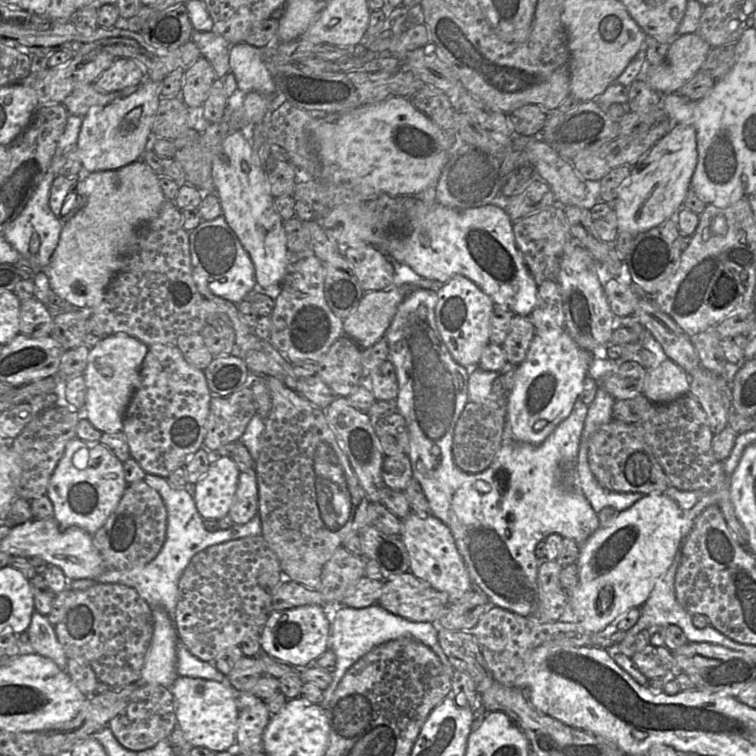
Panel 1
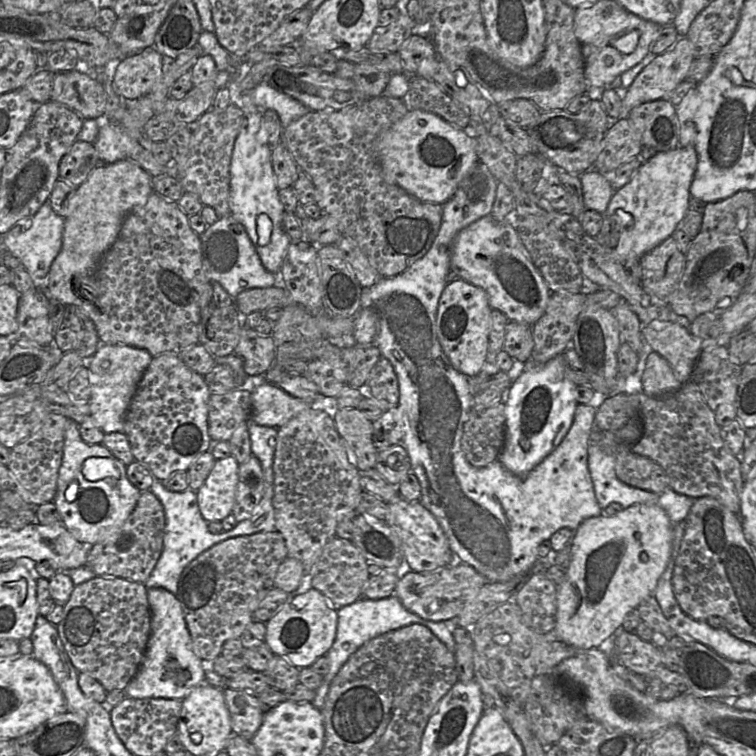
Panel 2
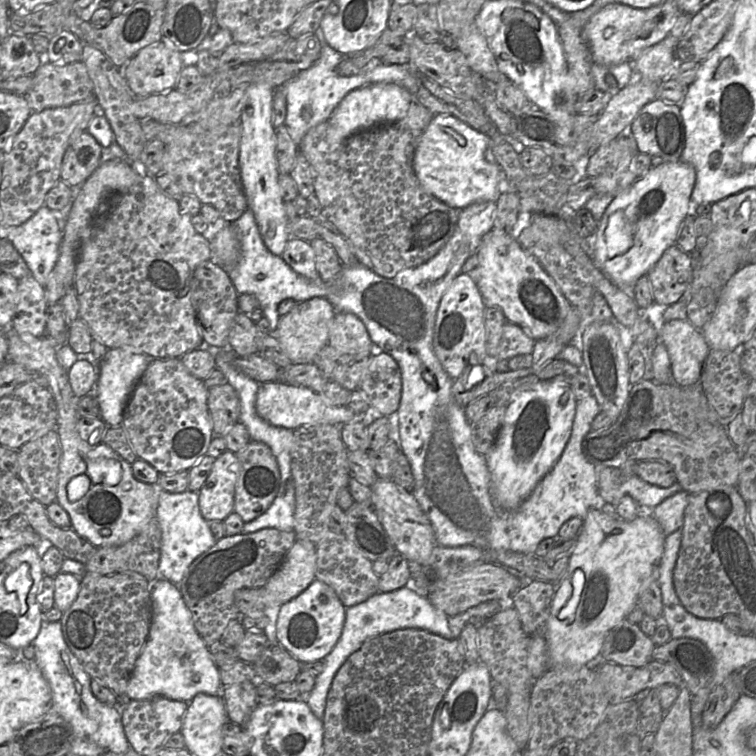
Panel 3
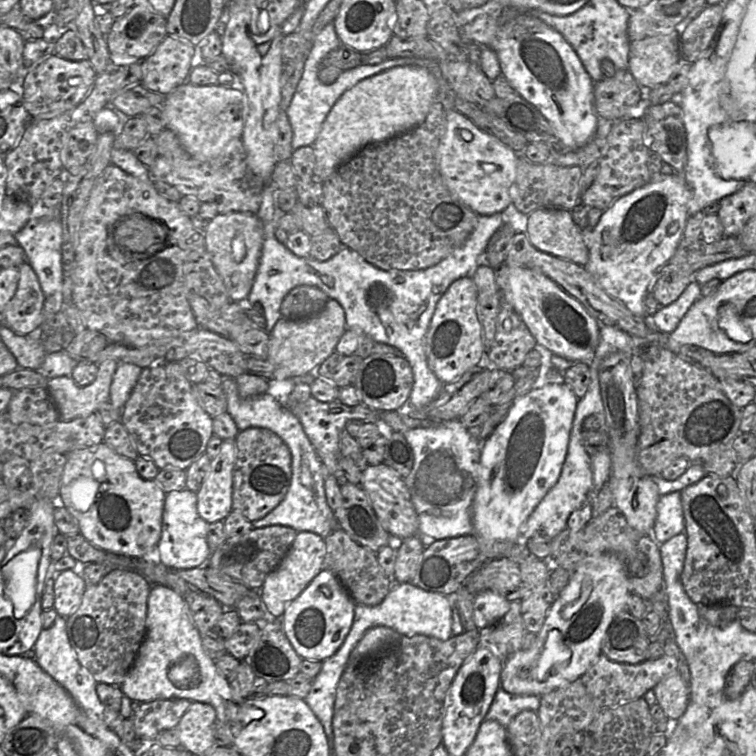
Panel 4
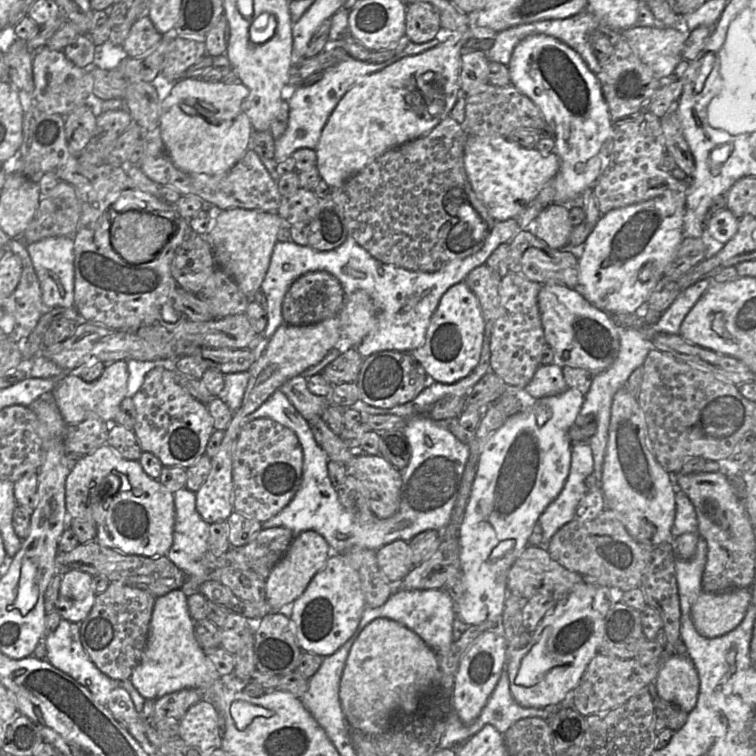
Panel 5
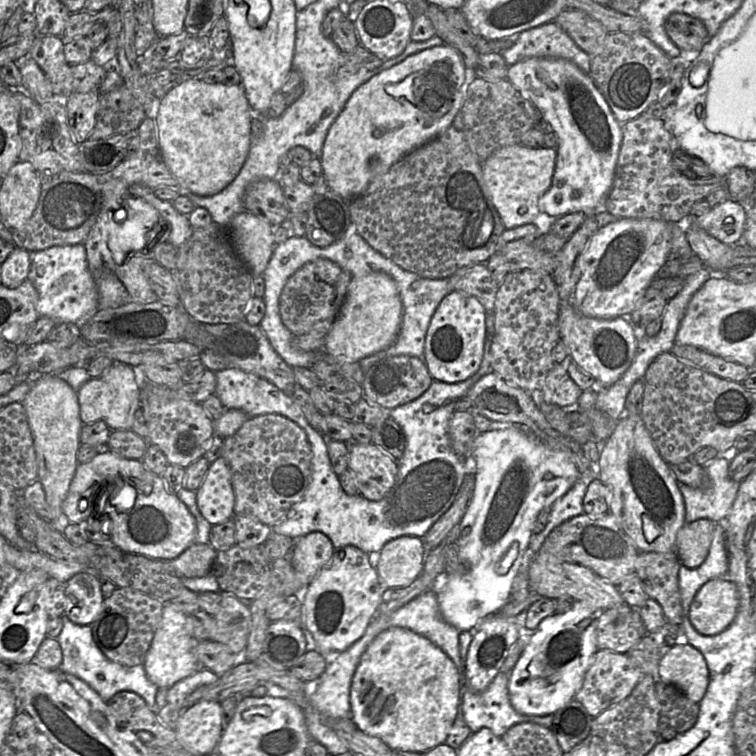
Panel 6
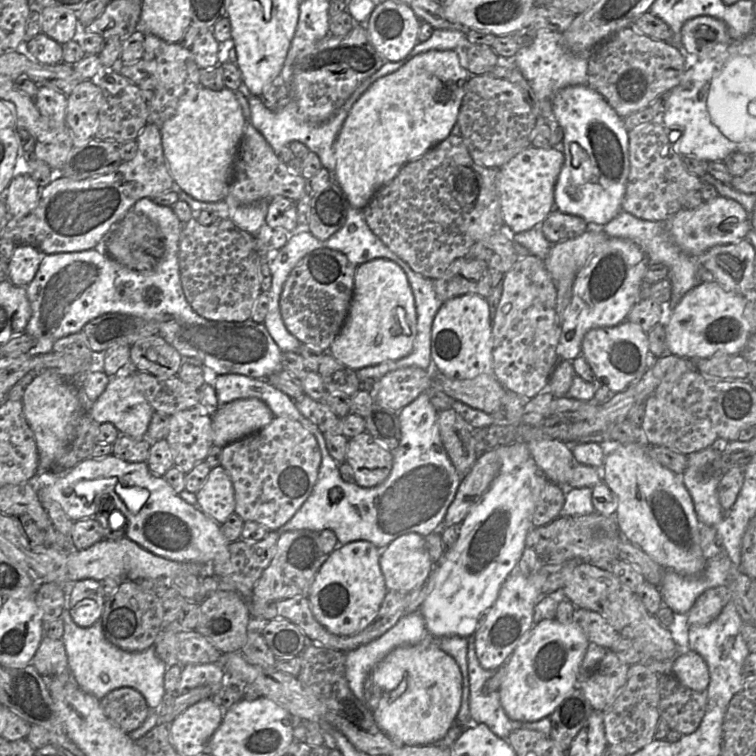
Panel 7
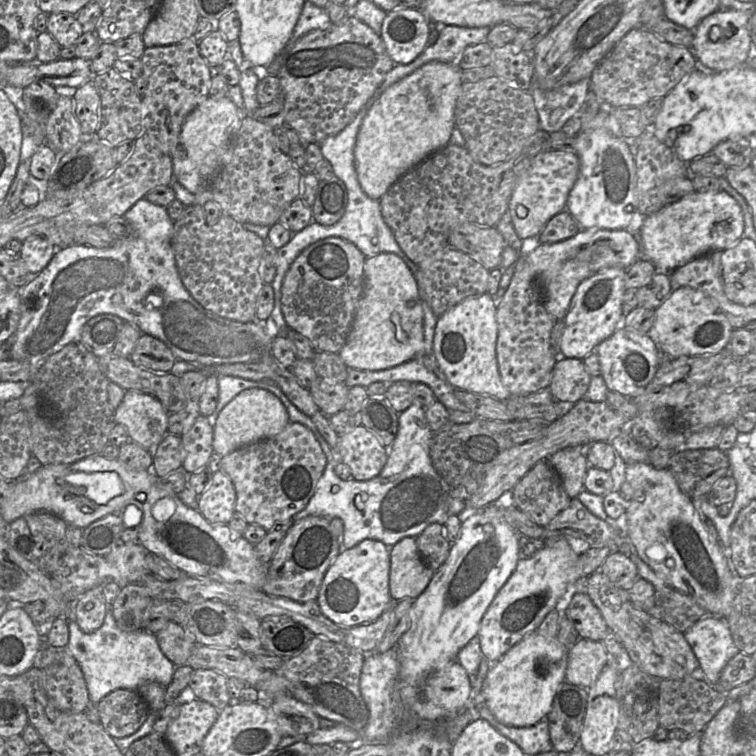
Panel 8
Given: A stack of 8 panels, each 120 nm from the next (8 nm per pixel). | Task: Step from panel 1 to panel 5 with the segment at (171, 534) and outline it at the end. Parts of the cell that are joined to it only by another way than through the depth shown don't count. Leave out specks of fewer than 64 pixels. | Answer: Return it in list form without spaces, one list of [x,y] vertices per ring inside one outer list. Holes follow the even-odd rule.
[[[187,488],[174,493],[175,523],[173,543],[167,557],[186,574],[186,582],[180,588],[188,596],[197,592],[200,585],[209,579],[209,573],[216,567],[217,557],[213,556],[208,546],[210,524],[205,522],[196,509],[196,492]]]

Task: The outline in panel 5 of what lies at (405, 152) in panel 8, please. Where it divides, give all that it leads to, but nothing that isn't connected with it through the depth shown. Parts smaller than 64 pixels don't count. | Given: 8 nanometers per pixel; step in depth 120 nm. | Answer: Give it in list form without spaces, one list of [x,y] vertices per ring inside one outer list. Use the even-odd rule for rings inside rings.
[[[471,26],[463,32],[450,32],[443,43],[419,55],[404,58],[380,72],[361,78],[353,85],[330,115],[315,149],[316,168],[330,188],[342,186],[375,158],[390,149],[427,135],[449,116],[460,91],[461,50],[471,38],[492,38],[495,32]]]

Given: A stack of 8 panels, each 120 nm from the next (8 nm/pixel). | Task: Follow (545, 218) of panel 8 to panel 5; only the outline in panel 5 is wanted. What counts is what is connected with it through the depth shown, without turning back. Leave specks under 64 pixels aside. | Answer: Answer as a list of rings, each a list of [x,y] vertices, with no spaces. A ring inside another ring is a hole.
[[[469,135],[464,148],[464,167],[470,185],[495,221],[517,218],[556,176],[560,160],[555,152],[542,155],[501,136]]]

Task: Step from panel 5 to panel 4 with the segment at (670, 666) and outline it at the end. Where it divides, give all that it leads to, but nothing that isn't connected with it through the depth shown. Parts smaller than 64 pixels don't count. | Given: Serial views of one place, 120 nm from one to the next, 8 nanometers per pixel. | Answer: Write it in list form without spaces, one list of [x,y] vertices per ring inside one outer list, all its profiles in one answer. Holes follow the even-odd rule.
[[[677,672],[663,678],[653,690],[656,701],[666,716],[670,720],[679,720],[689,703],[690,685]]]

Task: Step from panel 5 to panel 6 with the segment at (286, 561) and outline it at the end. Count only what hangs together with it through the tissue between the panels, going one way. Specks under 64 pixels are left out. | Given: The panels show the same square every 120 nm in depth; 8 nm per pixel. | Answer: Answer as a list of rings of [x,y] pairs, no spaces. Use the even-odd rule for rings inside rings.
[[[311,532],[296,539],[291,562],[301,587],[307,587],[319,571],[332,559],[335,547],[322,532]]]

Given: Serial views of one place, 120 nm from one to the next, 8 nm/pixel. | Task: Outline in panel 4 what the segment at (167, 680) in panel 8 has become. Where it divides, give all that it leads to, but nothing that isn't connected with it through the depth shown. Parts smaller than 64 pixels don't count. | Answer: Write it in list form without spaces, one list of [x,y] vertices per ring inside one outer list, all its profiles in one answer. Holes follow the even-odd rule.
[[[58,615],[50,628],[42,629],[34,645],[34,651],[37,664],[66,689],[79,707],[87,714],[97,716],[114,731],[121,740],[124,739],[123,720],[132,718],[133,712],[138,707],[139,702],[133,701],[123,695],[120,711],[116,712],[106,707],[100,701],[96,692],[97,681],[91,672],[80,663],[76,651],[70,644],[65,617]]]

